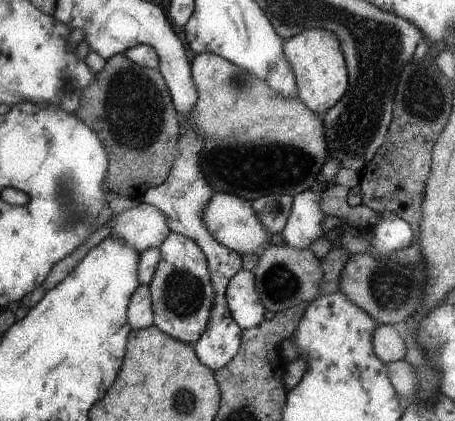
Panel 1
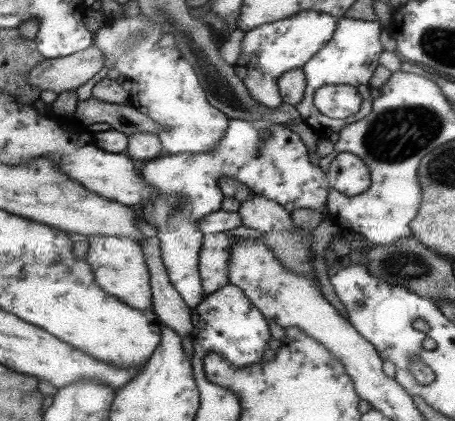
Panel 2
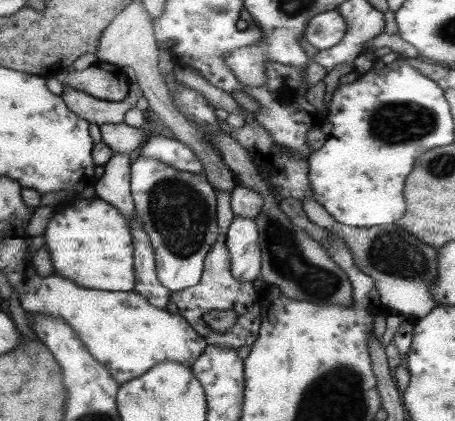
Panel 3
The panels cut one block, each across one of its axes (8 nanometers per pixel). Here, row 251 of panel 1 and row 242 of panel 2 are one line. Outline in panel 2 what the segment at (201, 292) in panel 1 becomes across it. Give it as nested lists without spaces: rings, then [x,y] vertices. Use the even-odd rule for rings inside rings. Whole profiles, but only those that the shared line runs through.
[[[231,120],[225,136],[221,138],[215,150],[205,154],[175,154],[161,156],[147,162],[141,170],[141,178],[155,186],[161,194],[151,204],[145,204],[139,210],[141,220],[151,224],[157,230],[161,244],[161,260],[167,270],[169,284],[179,292],[189,310],[197,308],[203,300],[203,288],[199,278],[199,248],[203,234],[197,230],[197,222],[205,216],[219,212],[223,202],[223,192],[219,188],[221,178],[229,178],[245,184],[253,194],[259,194],[275,204],[279,204],[287,214],[293,210],[313,210],[323,212],[327,204],[329,188],[345,196],[357,196],[371,186],[369,170],[361,160],[349,152],[341,152],[333,158],[329,172],[323,174],[319,168],[313,168],[309,162],[309,152],[301,142],[301,136],[293,130],[271,122],[247,122]],[[259,134],[269,134],[267,140]]]

